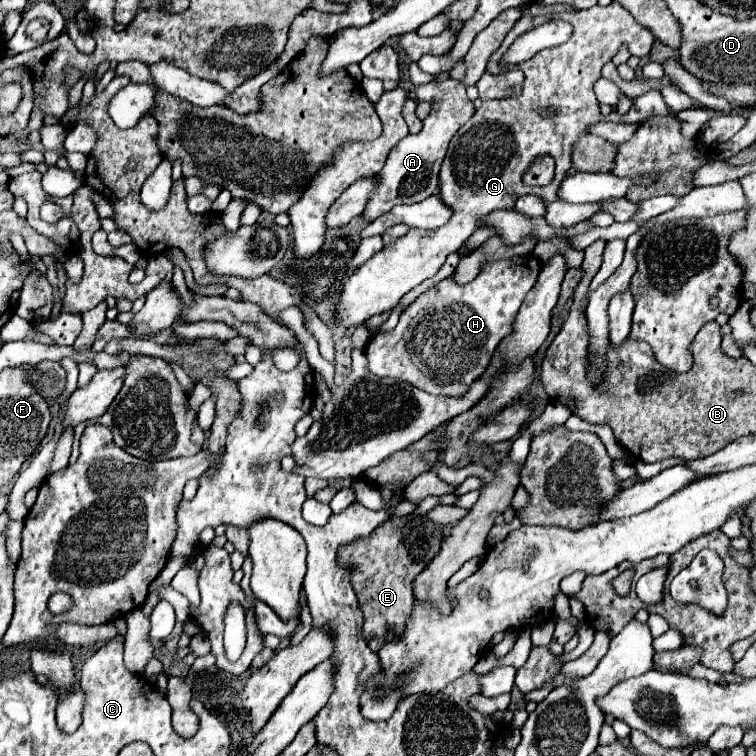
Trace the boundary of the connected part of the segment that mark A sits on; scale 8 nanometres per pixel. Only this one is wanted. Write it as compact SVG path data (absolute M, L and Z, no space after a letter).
M448 72L436 74L434 82L420 84L414 88L414 92L420 102L430 102L432 110L424 120L422 132L402 138L388 154L384 170L380 170L378 174L380 186L376 188L376 194L372 194L372 198L368 200L368 206L362 214L362 218L368 222L390 212L396 204L422 202L424 198L434 194L438 186L438 172L448 150L448 142L458 132L458 128L466 124L474 114L474 104L468 100L464 84L460 80L452 80Z

